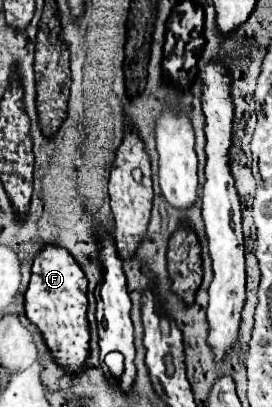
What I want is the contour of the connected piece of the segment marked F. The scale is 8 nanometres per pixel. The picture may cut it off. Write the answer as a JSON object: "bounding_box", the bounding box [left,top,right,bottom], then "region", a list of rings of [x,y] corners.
{"bounding_box":[25,247,89,373],"region":[[[43,247],[31,267],[31,281],[25,291],[27,317],[39,327],[55,361],[69,373],[79,373],[89,357],[87,323],[87,279],[73,255],[63,247]]]}

